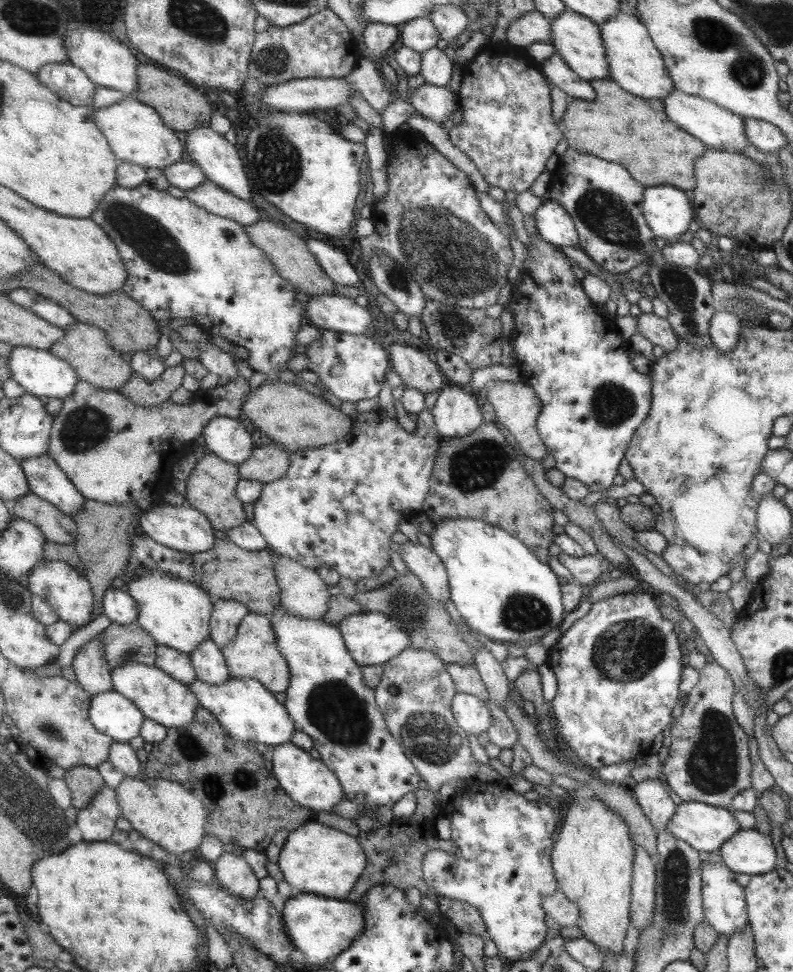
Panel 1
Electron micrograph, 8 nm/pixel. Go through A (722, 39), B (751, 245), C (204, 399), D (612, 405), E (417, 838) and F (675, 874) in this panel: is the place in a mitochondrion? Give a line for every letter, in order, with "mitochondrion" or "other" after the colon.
A: mitochondrion
B: other
C: mitochondrion
D: mitochondrion
E: mitochondrion
F: mitochondrion

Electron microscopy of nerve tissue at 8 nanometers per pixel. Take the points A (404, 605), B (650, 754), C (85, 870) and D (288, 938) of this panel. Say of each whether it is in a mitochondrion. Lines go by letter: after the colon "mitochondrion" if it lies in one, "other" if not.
A: mitochondrion
B: other
C: other
D: other

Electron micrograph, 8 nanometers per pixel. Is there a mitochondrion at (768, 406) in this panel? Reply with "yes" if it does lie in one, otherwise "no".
no

